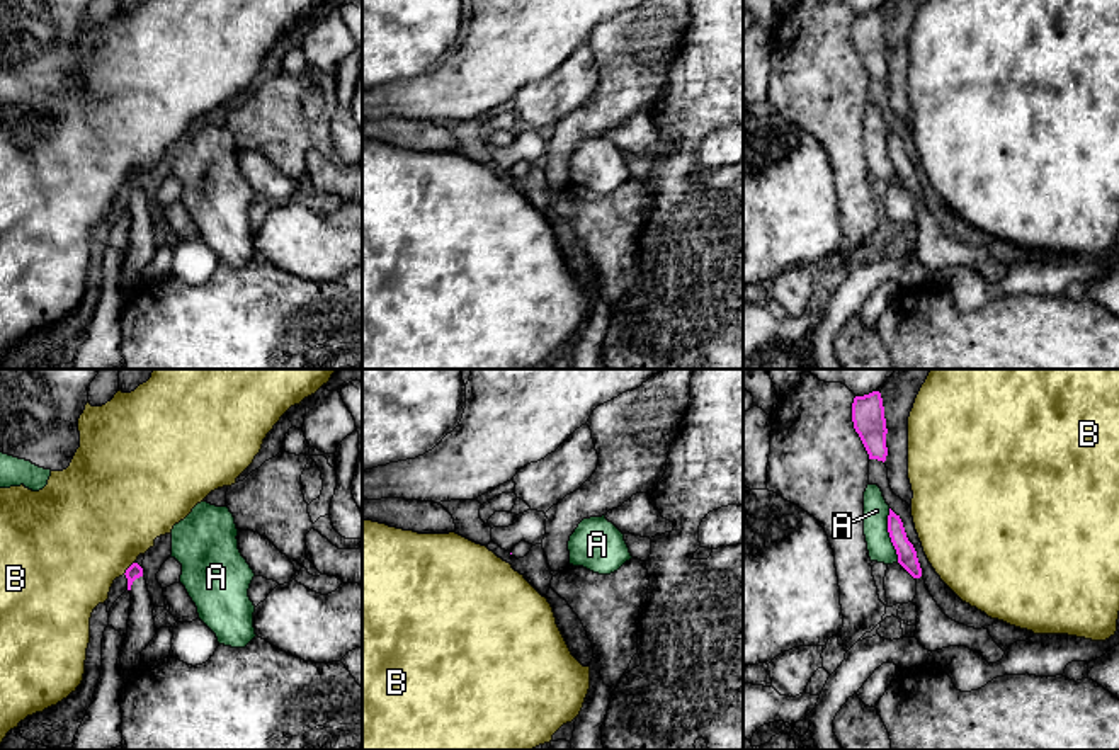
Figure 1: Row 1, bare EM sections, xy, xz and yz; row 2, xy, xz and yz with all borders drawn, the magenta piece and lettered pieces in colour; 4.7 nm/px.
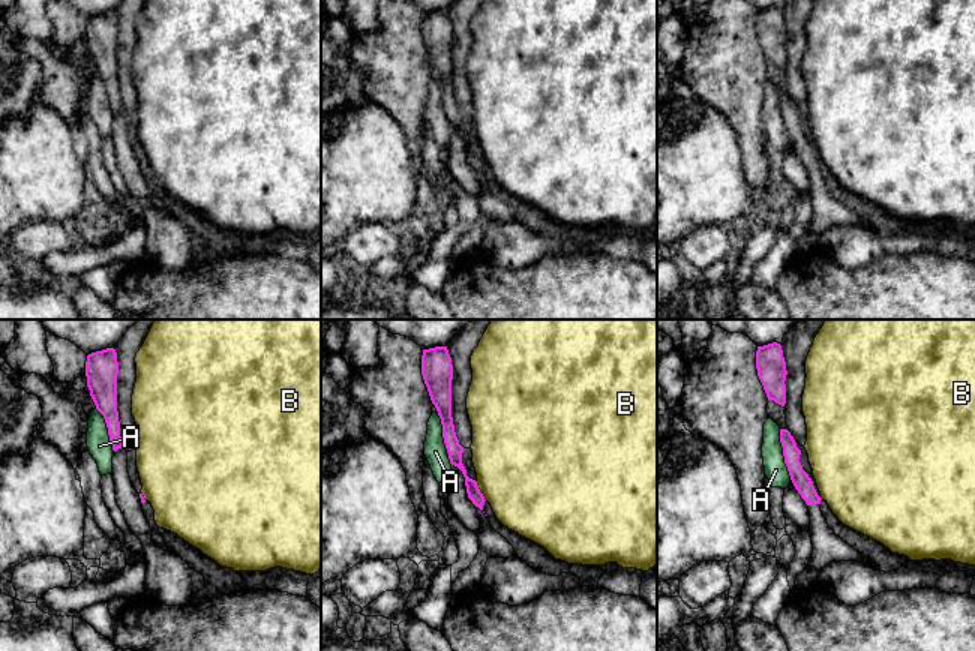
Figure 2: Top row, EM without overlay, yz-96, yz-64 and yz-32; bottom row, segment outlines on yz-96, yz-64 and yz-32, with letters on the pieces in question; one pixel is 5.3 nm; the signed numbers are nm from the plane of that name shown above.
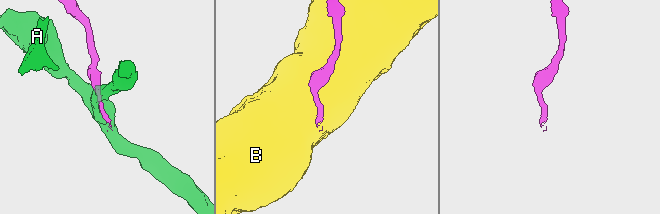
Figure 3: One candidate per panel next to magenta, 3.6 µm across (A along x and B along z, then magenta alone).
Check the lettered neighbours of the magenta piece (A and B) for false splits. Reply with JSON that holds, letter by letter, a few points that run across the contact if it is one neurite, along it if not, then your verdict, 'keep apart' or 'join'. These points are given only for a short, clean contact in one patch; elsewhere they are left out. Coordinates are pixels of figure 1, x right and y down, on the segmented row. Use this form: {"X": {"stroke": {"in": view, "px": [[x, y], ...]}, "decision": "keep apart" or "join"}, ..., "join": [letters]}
{"A": {"decision": "keep apart"}, "B": {"stroke": {"in": "xy", "px": [[135, 562], [123, 573]]}, "decision": "keep apart"}, "join": []}

